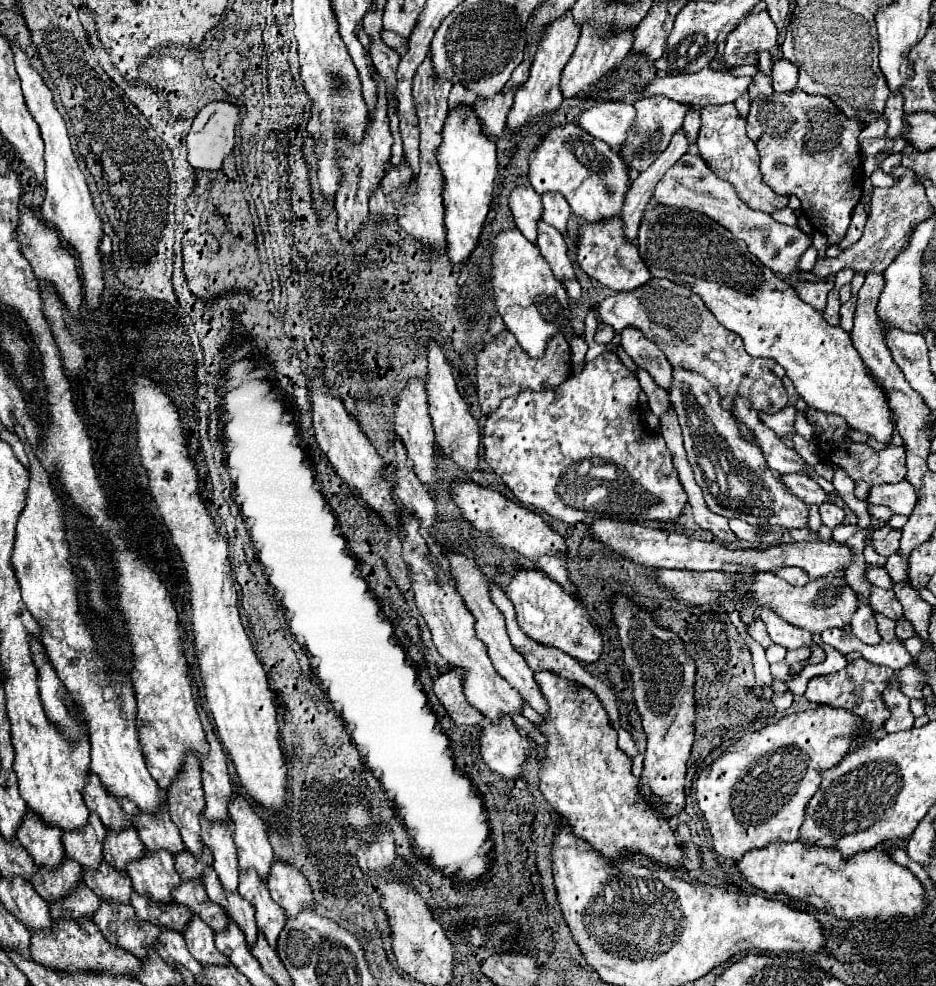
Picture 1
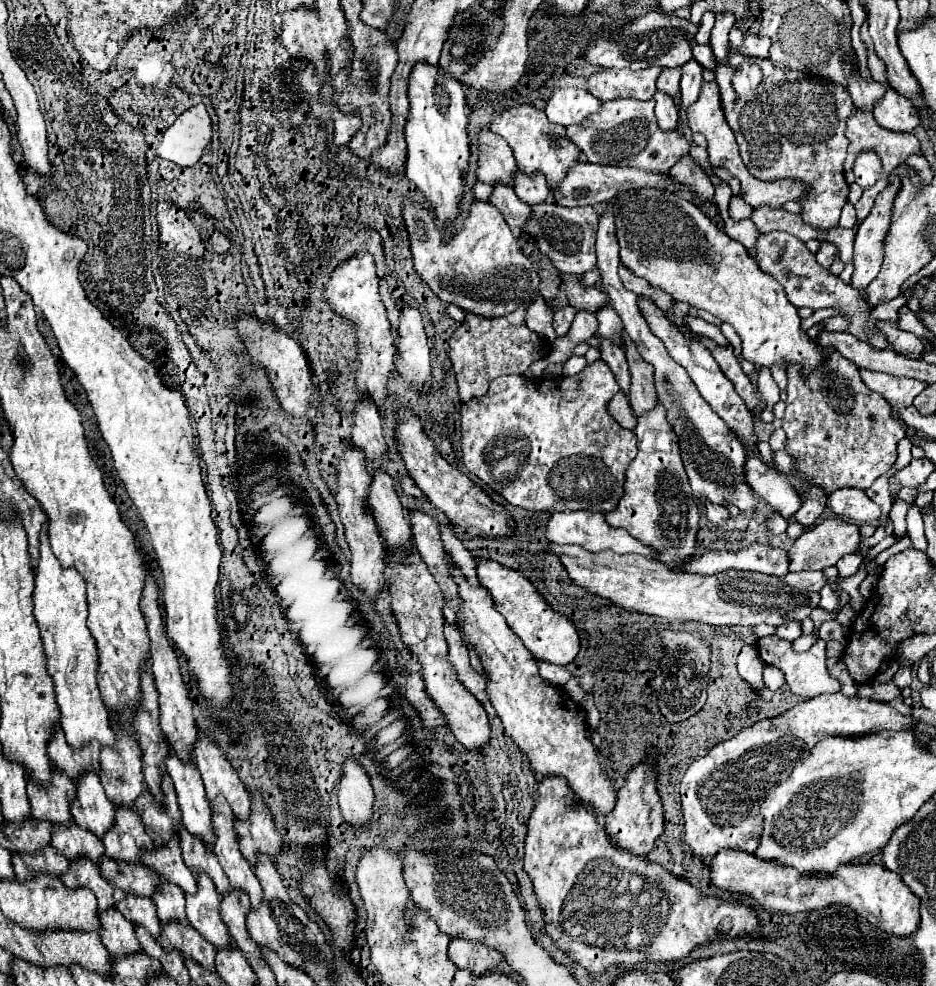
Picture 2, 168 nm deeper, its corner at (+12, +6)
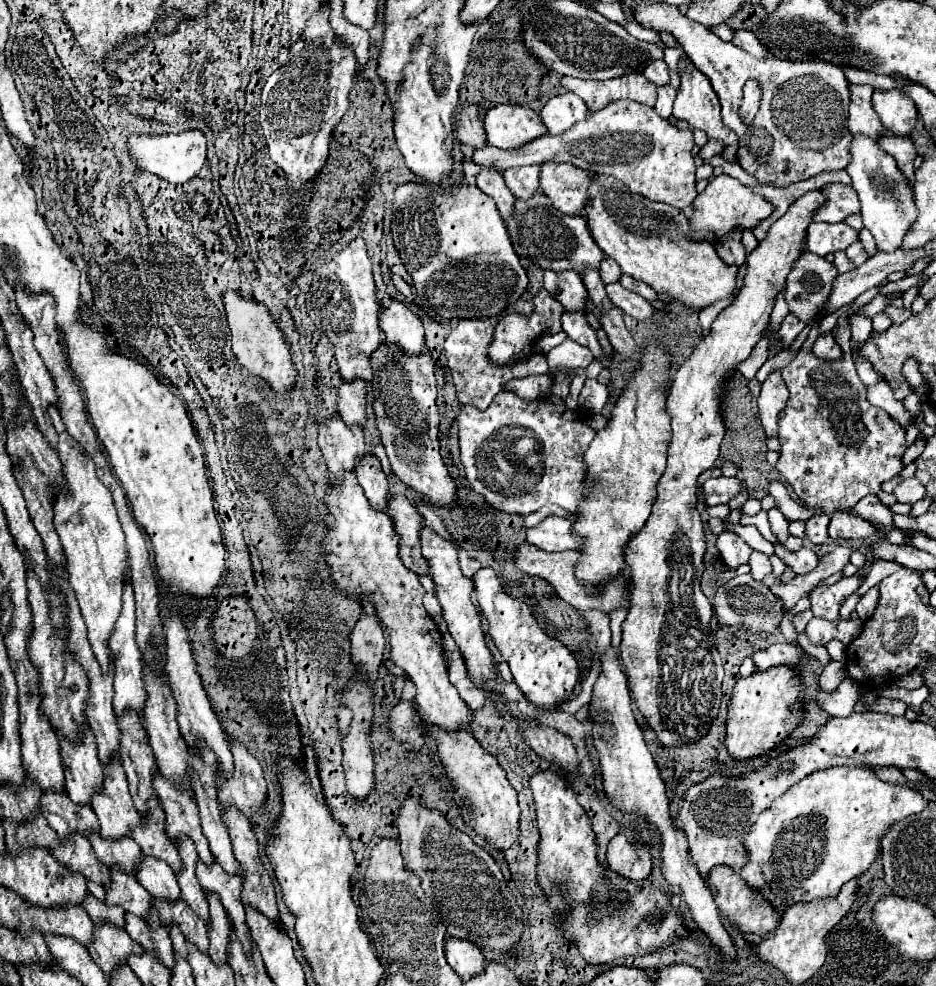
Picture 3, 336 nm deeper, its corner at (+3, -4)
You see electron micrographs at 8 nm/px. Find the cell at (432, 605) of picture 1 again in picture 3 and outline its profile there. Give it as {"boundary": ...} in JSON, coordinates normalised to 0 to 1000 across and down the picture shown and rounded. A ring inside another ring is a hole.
{"boundary":[[[393,458],[389,467],[380,469],[380,483],[397,515],[412,519],[415,505],[417,505],[417,493],[415,493],[412,481],[408,479],[406,467]]]}

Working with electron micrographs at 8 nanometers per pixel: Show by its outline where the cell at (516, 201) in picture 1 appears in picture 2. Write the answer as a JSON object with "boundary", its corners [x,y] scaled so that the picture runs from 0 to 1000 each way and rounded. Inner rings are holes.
{"boundary":[[[516,130],[510,140],[512,162],[510,162],[510,181],[520,187],[529,185],[548,185],[550,176],[550,160],[546,150],[535,138],[529,138],[525,132]]]}

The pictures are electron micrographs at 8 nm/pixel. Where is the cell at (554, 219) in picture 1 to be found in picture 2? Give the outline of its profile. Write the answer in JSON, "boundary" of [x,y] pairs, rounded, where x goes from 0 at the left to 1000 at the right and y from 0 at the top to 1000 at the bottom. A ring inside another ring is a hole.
{"boundary":[[[554,168],[550,174],[548,193],[561,207],[576,207],[587,201],[584,183],[580,183],[580,176],[572,174],[572,178],[559,178],[559,174],[554,174]]]}

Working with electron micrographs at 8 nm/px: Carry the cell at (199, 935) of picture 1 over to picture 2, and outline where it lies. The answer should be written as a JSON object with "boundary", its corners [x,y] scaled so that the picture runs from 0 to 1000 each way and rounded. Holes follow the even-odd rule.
{"boundary":[[[172,890],[170,905],[163,909],[163,915],[168,919],[168,929],[172,935],[198,933],[198,905],[189,897]]]}

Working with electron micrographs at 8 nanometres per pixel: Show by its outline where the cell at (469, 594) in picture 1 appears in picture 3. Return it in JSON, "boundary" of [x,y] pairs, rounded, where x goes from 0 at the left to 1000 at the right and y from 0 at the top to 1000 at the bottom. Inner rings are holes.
{"boundary":[[[419,503],[415,509],[412,517],[421,529],[423,529],[423,540],[427,542],[427,564],[432,572],[447,580],[447,582],[457,582],[457,568],[449,564],[449,540],[453,535],[453,525],[447,519],[444,511],[434,507],[432,503]],[[447,570],[447,576],[444,576]]]}

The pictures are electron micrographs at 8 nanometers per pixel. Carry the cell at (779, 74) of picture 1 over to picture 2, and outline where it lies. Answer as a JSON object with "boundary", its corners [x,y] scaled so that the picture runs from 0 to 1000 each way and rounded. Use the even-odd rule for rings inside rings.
{"boundary":[[[796,34],[794,45],[790,49],[790,53],[794,57],[809,57],[809,59],[819,59],[822,57],[822,47],[824,41],[815,39],[815,37],[804,37],[804,34]]]}

